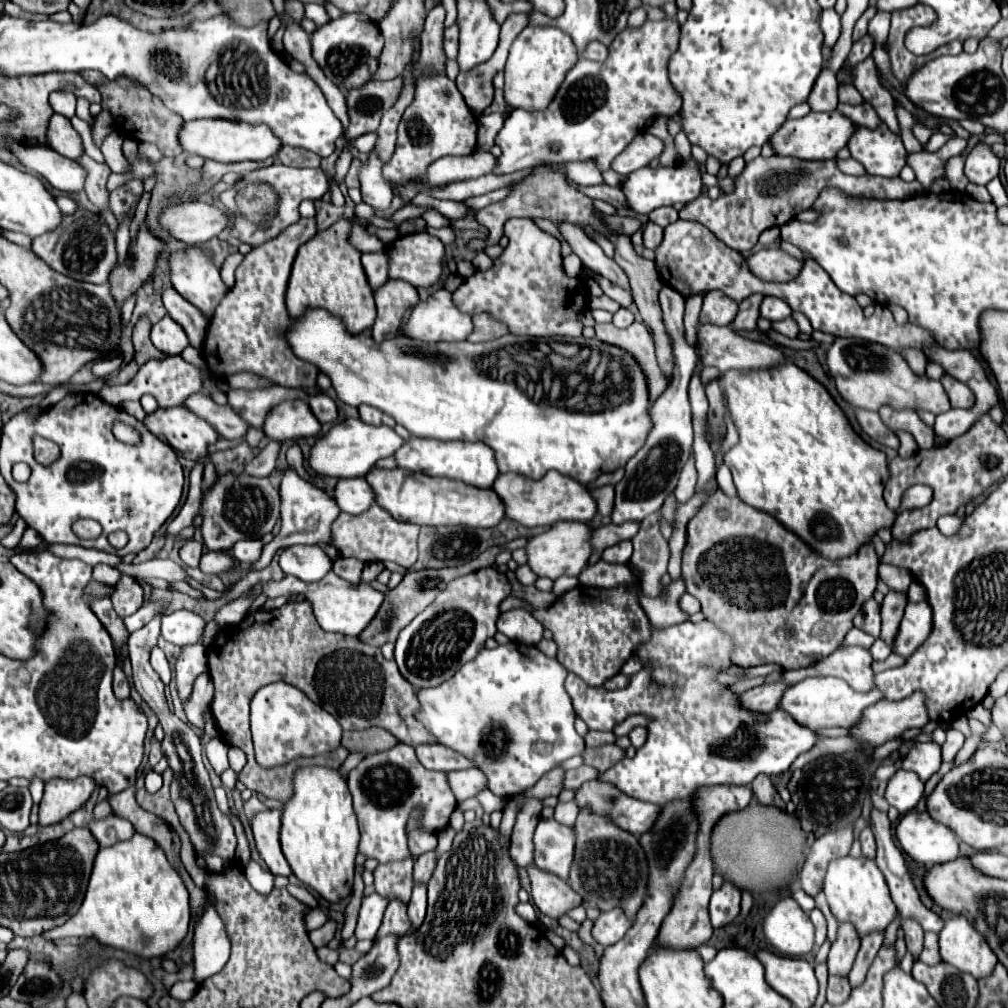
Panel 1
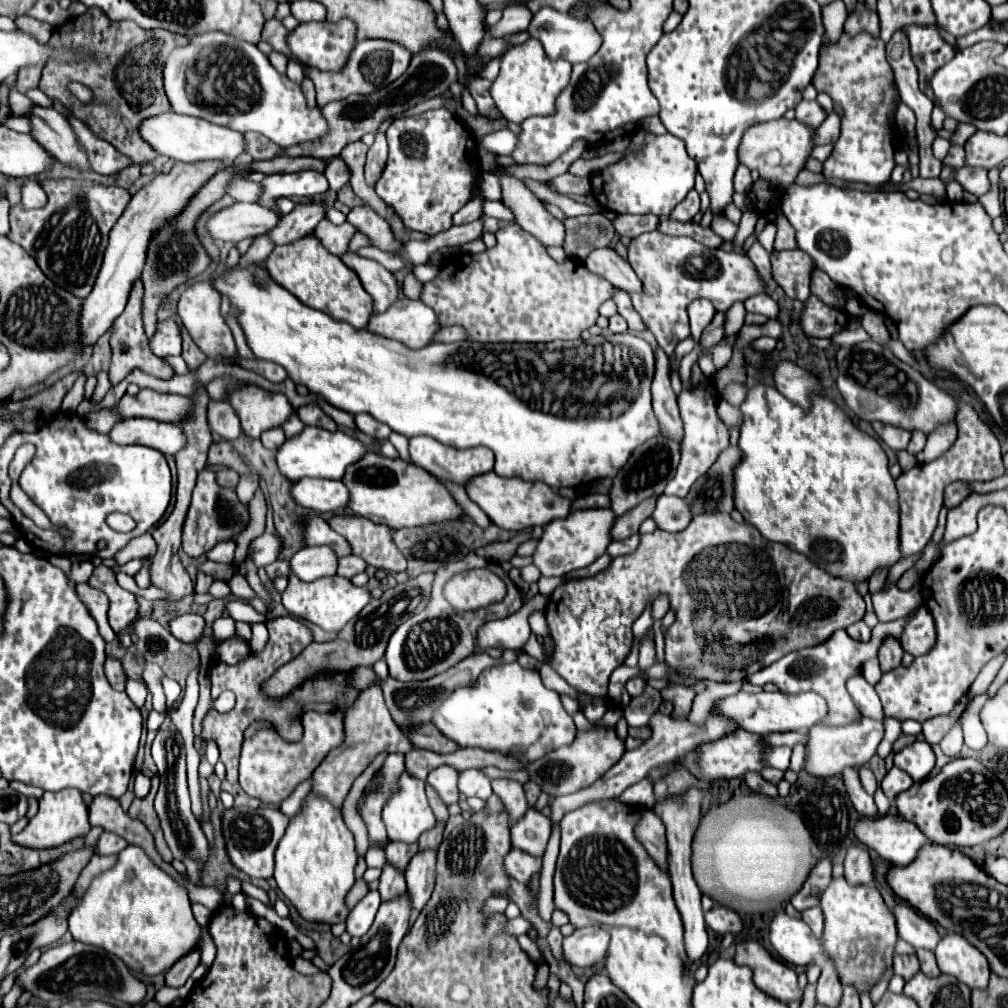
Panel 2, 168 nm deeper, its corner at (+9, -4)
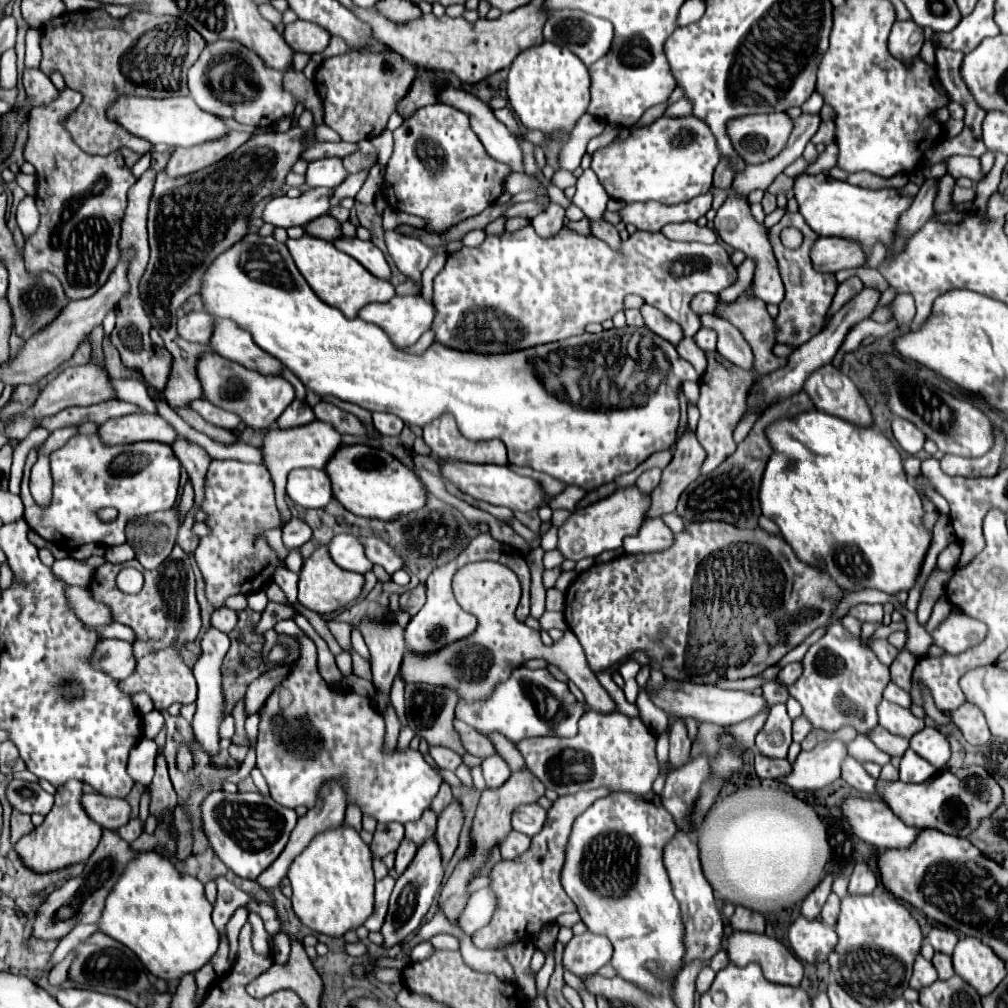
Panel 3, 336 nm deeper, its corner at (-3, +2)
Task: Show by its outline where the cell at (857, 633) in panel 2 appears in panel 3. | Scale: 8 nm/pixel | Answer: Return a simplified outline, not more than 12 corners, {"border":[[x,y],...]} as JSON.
{"border":[[886,639],[868,641],[884,665],[892,665],[900,653]]}

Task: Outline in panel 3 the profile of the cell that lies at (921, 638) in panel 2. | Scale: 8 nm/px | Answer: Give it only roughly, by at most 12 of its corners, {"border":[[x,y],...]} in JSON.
{"border":[[960,613],[932,635],[956,655],[984,641],[988,627]]}

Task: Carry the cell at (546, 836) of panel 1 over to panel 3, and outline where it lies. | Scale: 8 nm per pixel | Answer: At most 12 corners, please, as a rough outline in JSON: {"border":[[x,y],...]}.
{"border":[[538,803],[512,813],[512,829],[534,837],[546,821]]}

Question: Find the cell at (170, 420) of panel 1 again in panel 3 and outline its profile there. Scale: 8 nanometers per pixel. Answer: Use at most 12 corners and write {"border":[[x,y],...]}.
{"border":[[132,413],[98,429],[106,445],[172,443],[178,433],[160,415]]}

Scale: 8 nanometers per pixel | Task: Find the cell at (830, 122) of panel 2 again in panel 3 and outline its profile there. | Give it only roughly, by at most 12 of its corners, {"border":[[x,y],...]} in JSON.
{"border":[[822,121],[814,133],[812,143],[834,141],[834,121]]}

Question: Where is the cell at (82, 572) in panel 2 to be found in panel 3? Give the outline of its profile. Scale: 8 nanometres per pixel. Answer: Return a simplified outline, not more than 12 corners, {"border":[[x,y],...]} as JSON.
{"border":[[70,557],[54,561],[64,585],[88,587],[92,567]]}

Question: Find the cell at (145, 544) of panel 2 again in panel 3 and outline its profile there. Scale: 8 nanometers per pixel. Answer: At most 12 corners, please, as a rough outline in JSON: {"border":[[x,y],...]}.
{"border":[[128,545],[108,547],[104,559],[108,563],[126,563],[134,557]]}

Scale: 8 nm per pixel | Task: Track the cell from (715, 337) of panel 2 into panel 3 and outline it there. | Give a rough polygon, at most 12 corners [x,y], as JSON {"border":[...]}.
{"border":[[700,329],[694,335],[702,351],[716,349],[716,333],[712,329]]}

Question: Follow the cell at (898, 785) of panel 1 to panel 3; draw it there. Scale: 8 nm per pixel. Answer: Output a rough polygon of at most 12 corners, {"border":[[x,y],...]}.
{"border":[[908,749],[902,755],[900,781],[924,783],[936,773],[928,761]]}

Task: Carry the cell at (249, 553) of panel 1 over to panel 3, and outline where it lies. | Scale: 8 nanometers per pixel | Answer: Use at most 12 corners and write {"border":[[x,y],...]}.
{"border":[[298,517],[284,529],[288,549],[302,547],[312,537],[312,529]]}

